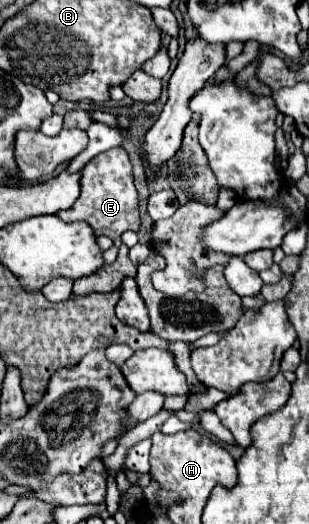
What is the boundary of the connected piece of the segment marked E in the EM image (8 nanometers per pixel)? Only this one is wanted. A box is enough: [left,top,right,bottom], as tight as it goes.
[57,147,139,239]

